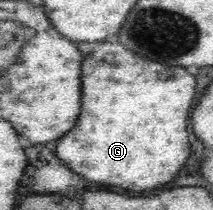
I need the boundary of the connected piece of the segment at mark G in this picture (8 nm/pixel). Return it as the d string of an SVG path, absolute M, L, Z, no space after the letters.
M102 41L100 50L86 56L82 64L82 112L78 124L58 140L58 158L90 182L146 192L168 184L190 156L188 116L196 94L196 80L184 68L164 66L142 58L122 44Z

